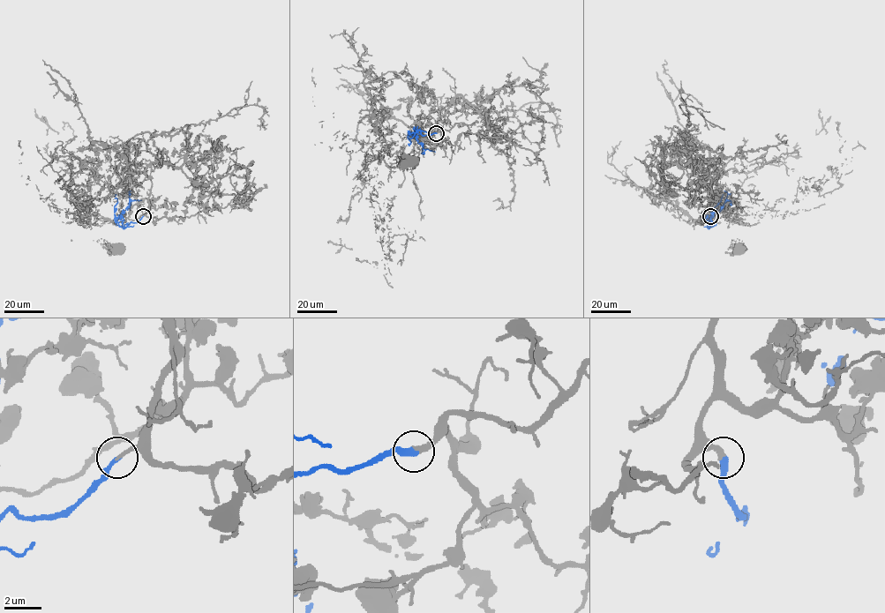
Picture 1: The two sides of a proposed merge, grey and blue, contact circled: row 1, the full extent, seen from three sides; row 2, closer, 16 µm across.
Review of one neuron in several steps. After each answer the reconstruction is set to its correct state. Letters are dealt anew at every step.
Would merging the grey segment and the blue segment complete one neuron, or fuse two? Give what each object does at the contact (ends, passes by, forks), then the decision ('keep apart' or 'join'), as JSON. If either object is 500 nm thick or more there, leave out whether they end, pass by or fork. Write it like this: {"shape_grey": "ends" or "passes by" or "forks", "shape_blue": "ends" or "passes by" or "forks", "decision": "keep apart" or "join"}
{"shape_grey": "ends", "shape_blue": "ends", "decision": "join"}

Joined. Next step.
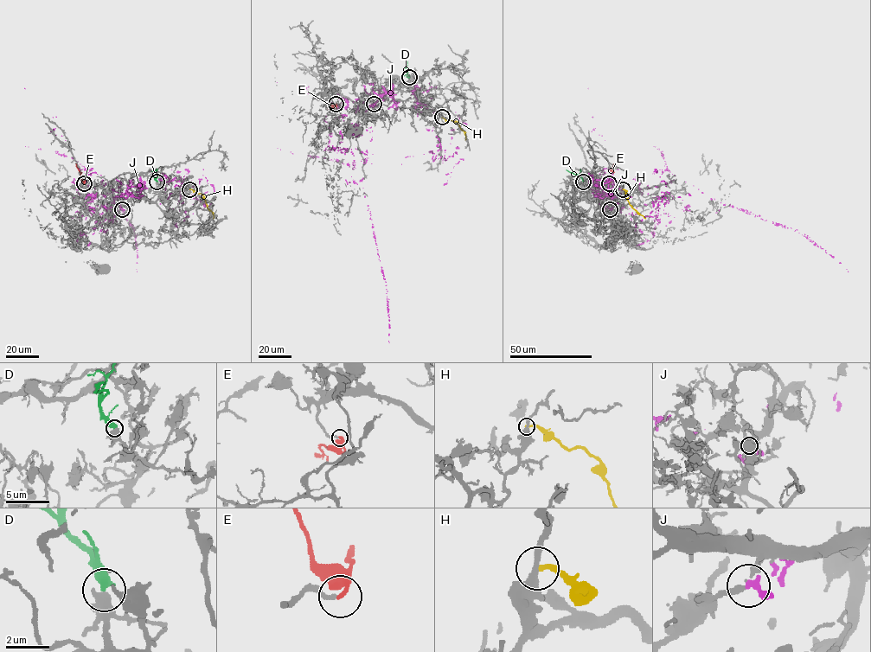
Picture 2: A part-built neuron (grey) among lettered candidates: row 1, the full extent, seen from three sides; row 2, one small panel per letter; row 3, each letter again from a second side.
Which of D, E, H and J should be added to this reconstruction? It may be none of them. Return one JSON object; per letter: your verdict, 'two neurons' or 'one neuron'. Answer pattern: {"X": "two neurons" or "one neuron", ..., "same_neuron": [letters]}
{"D": "two neurons", "E": "one neuron", "H": "two neurons", "J": "two neurons", "same_neuron": ["E"]}

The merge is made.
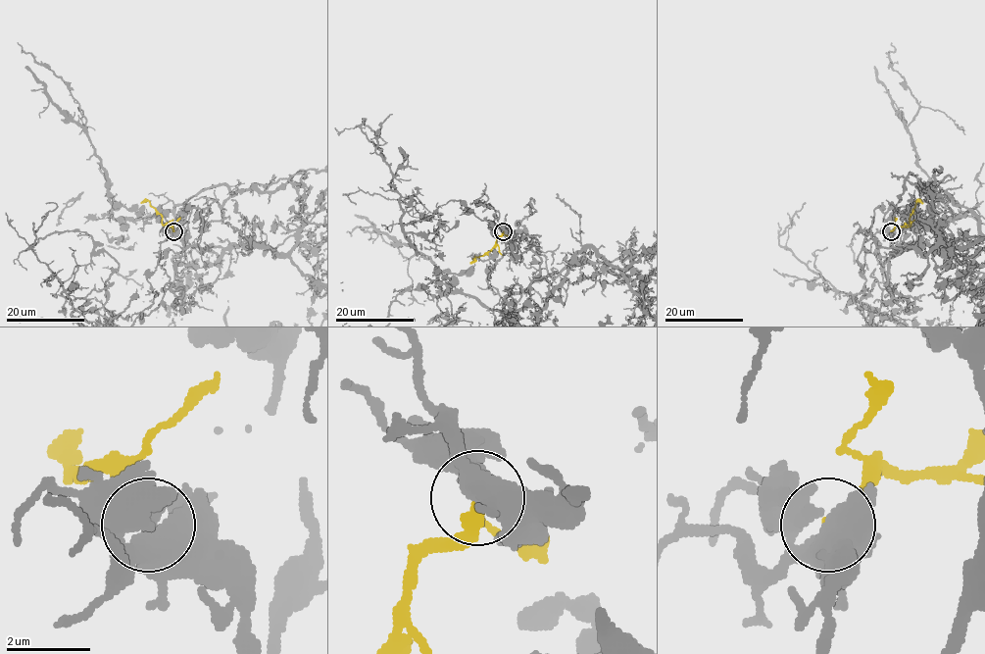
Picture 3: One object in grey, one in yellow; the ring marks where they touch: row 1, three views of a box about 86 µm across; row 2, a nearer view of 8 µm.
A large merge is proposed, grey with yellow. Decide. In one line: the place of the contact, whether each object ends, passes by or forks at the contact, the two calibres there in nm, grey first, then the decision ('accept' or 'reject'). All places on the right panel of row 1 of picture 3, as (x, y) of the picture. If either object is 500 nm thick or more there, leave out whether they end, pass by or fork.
place (891, 231); calibres 500 and 300 nm; reject

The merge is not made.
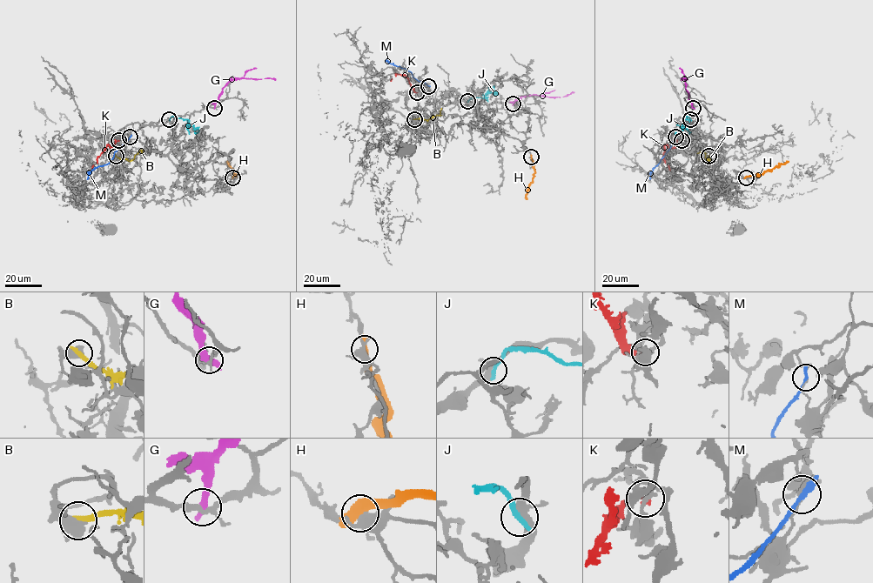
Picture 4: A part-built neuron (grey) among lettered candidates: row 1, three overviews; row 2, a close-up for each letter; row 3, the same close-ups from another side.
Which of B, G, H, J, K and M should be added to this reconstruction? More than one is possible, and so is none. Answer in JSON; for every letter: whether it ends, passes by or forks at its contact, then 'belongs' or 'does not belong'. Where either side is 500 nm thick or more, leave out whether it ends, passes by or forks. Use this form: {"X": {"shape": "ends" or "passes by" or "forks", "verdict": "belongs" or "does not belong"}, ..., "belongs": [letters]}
{"B": {"verdict": "does not belong"}, "G": {"shape": "ends", "verdict": "does not belong"}, "H": {"verdict": "does not belong"}, "J": {"shape": "ends", "verdict": "belongs"}, "K": {"shape": "ends", "verdict": "does not belong"}, "M": {"shape": "ends", "verdict": "does not belong"}, "belongs": ["J"]}

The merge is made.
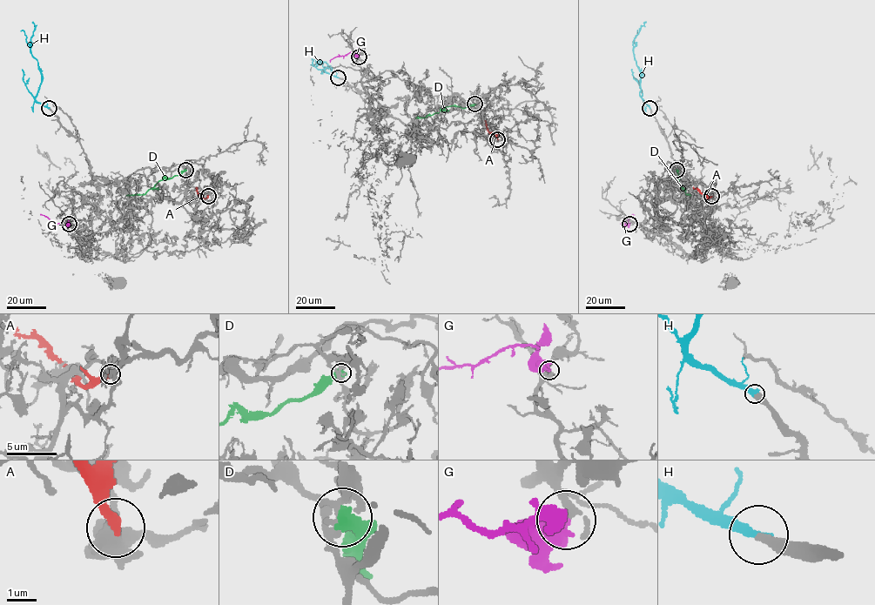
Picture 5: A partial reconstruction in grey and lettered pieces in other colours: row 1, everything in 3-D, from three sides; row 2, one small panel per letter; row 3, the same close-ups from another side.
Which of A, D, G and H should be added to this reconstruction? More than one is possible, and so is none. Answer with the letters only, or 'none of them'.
G, H

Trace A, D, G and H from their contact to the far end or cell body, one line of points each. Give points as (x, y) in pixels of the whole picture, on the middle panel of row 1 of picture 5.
A: (497, 139), (487, 131), (485, 120)
D: (474, 104), (464, 108), (446, 106), (439, 112), (415, 118)
G: (359, 57), (353, 51), (335, 57), (330, 62)
H: (338, 77), (327, 73), (325, 69), (331, 68), (319, 60), (324, 68), (322, 74)

